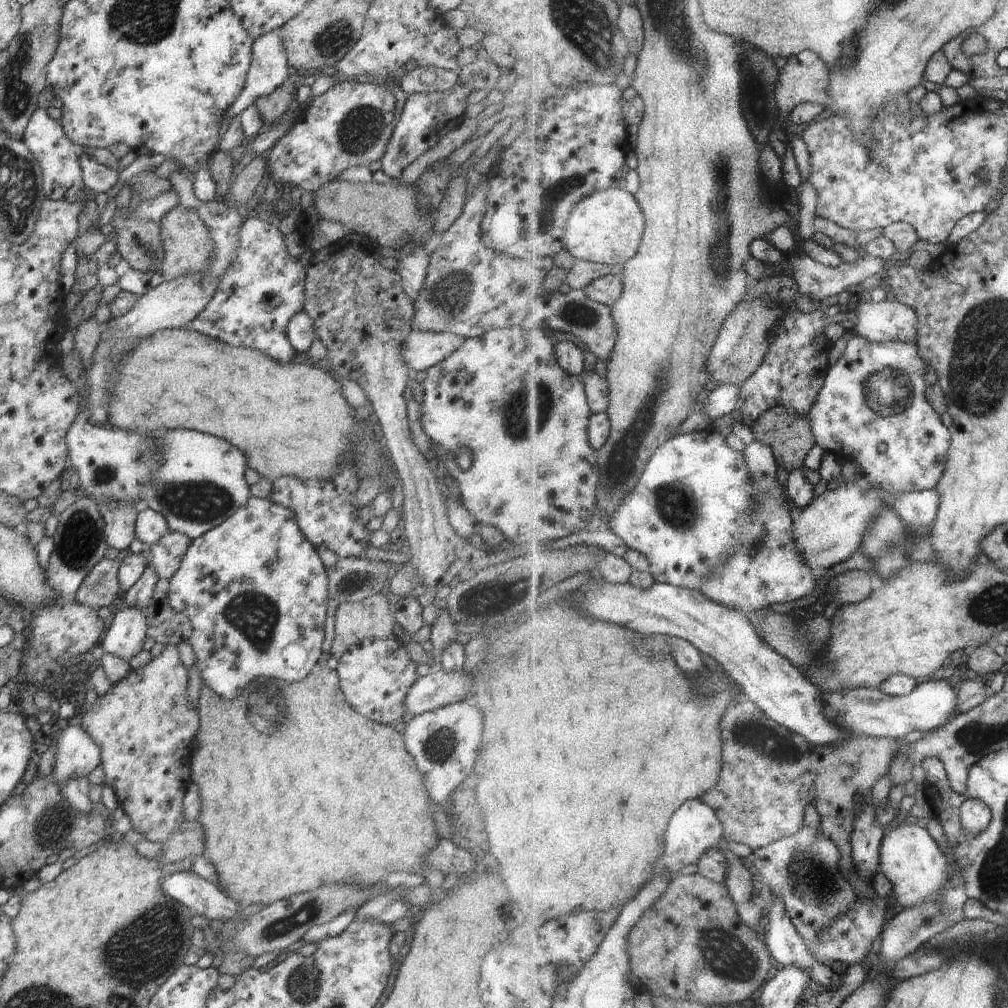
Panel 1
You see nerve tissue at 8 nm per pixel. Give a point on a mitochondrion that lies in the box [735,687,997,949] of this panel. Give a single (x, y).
(810, 879)

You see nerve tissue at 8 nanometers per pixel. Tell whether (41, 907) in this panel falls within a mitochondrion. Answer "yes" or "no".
no

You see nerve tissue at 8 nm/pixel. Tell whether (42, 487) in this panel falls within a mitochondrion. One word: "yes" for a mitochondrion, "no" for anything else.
no

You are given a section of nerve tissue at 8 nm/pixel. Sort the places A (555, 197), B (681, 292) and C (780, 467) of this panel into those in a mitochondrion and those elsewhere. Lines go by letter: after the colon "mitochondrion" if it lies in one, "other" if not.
A: mitochondrion
B: other
C: other

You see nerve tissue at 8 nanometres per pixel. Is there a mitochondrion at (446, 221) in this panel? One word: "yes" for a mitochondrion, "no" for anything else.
no

